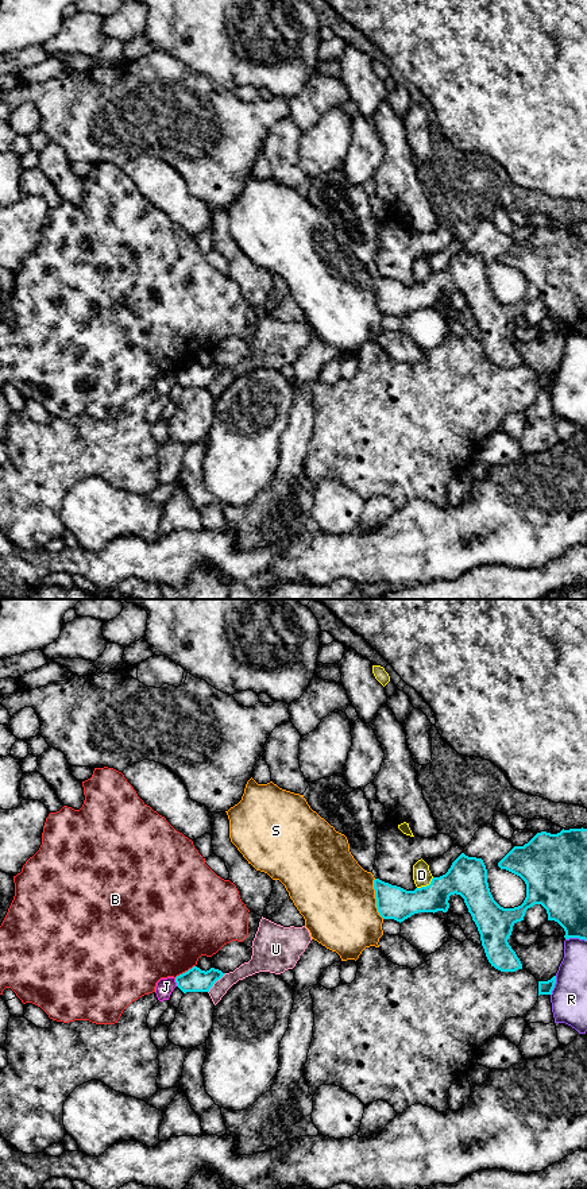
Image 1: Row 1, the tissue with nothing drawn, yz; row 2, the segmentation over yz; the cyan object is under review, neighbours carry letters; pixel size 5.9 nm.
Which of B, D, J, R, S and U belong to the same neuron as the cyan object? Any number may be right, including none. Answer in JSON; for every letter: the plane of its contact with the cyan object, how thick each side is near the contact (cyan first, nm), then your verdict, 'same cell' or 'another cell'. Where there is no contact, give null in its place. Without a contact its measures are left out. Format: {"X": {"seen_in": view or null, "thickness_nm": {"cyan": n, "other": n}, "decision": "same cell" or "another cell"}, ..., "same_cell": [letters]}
{"B": {"seen_in": "yz", "thickness_nm": {"cyan": 140, "other": 480}, "decision": "another cell"}, "D": {"seen_in": "yz", "thickness_nm": {"cyan": 240, "other": 110}, "decision": "another cell"}, "J": {"seen_in": "yz", "thickness_nm": {"cyan": 140, "other": 100}, "decision": "another cell"}, "R": {"seen_in": "yz", "thickness_nm": {"cyan": 260, "other": 190}, "decision": "another cell"}, "S": {"seen_in": "yz", "thickness_nm": {"cyan": 200, "other": 460}, "decision": "another cell"}, "U": {"seen_in": "yz", "thickness_nm": {"cyan": 140, "other": 90}, "decision": "another cell"}, "same_cell": []}

